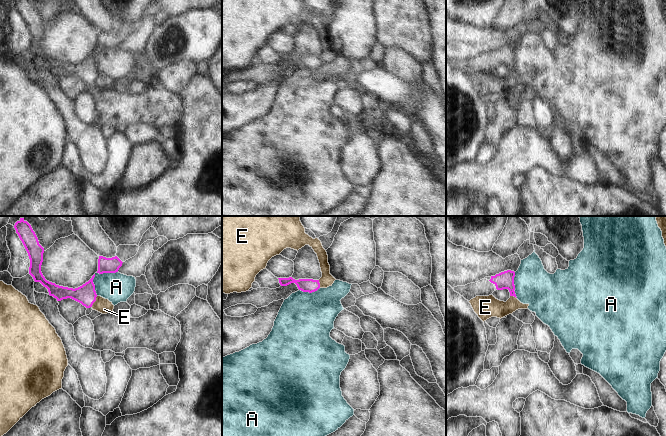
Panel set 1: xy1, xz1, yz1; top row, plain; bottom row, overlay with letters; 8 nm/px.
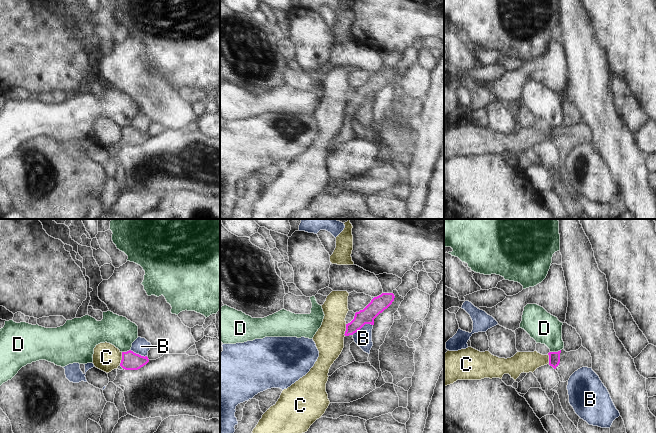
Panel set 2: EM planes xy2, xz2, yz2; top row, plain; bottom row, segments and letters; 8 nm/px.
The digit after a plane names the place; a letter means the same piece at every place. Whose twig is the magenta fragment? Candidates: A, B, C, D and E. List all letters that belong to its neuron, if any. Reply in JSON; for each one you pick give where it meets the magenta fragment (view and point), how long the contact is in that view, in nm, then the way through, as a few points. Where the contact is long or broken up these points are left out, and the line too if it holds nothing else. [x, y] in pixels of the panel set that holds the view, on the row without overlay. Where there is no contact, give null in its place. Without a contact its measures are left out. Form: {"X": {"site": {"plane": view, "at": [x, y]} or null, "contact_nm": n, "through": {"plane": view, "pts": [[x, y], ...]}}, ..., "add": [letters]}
{"add": []}

